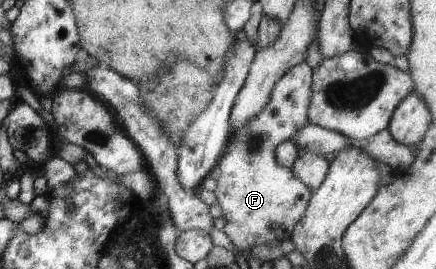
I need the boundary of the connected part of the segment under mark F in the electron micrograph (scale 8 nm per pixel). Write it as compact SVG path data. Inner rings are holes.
M305 62L294 64L276 83L268 95L268 101L262 105L258 115L254 119L248 119L242 123L242 127L230 129L226 145L218 158L218 177L216 177L216 189L214 195L216 203L220 207L223 219L222 233L242 252L249 252L256 245L274 245L278 241L290 239L294 225L306 209L312 190L308 189L300 179L294 177L289 167L282 167L274 159L274 147L290 135L300 131L306 123L306 111L310 103L311 67Z

